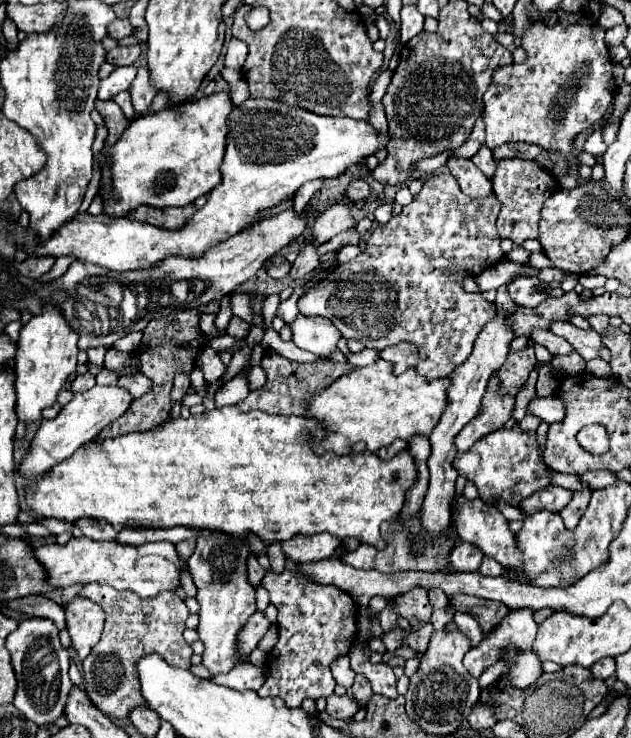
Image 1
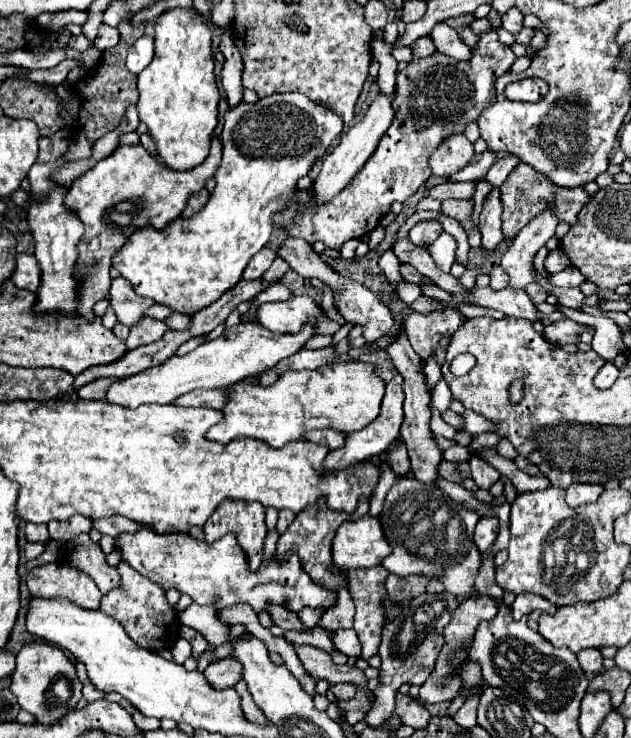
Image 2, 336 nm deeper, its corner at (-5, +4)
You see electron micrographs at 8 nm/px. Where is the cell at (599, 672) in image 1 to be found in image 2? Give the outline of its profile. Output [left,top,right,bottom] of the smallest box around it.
[578,649,604,673]

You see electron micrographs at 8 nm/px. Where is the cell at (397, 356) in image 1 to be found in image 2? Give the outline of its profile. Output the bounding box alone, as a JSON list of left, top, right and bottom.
[324,373,404,469]

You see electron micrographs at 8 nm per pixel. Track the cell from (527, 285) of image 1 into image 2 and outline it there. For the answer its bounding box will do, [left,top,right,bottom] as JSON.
[548,265,586,287]

